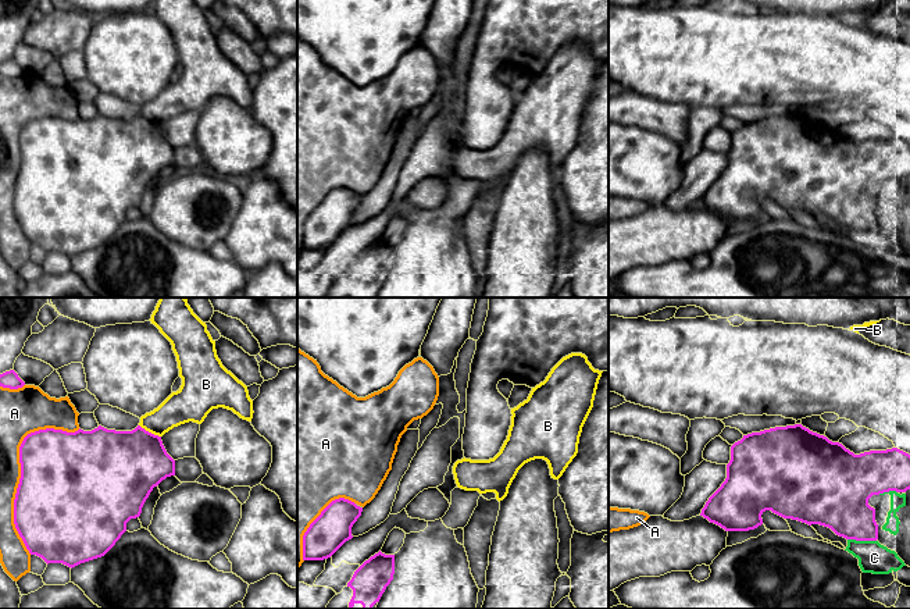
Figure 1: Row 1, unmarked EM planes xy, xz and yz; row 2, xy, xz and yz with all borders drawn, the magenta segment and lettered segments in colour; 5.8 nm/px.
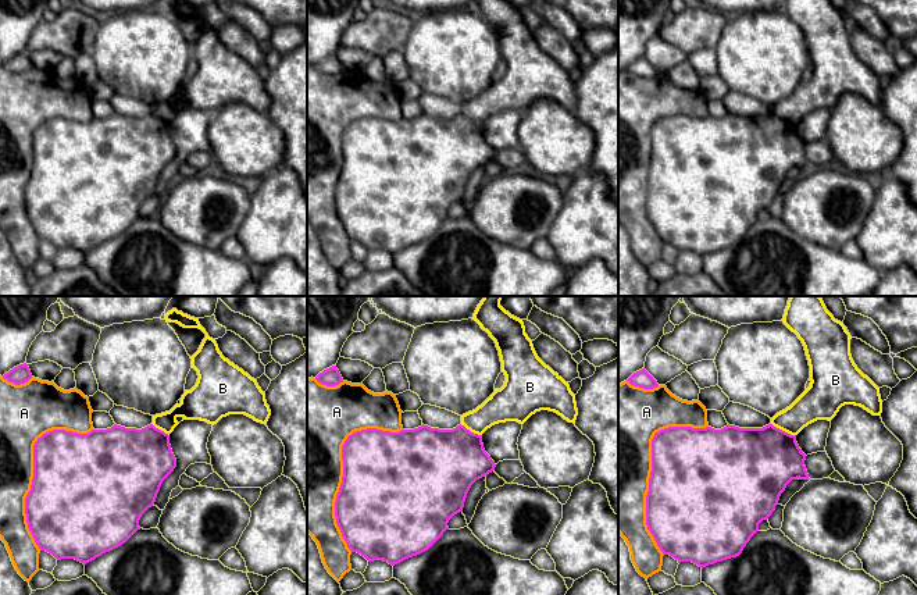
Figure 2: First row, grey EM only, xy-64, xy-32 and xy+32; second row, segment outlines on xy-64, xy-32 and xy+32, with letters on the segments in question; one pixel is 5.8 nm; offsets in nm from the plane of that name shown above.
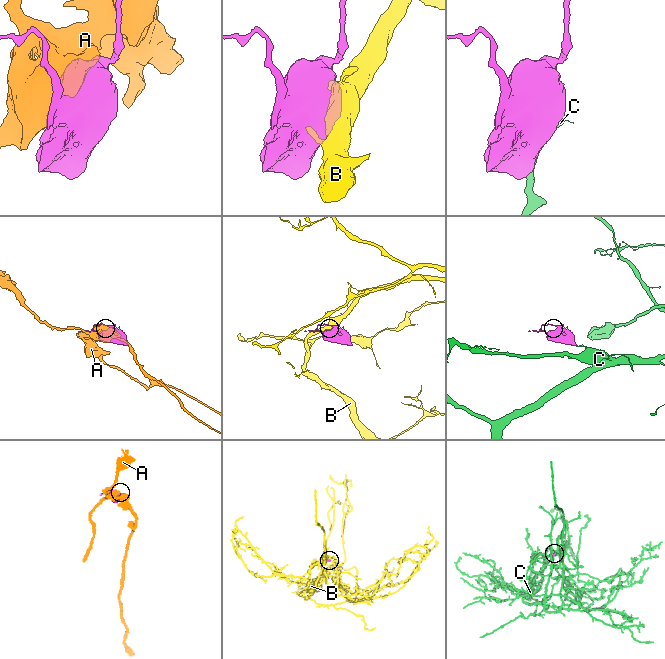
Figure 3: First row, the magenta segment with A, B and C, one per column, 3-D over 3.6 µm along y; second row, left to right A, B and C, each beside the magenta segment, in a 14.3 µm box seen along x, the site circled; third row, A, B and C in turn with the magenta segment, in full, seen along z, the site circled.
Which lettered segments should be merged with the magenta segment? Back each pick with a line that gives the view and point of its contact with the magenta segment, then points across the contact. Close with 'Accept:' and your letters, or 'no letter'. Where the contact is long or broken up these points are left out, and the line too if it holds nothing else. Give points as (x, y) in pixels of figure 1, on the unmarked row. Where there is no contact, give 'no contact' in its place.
Accept: no letter

